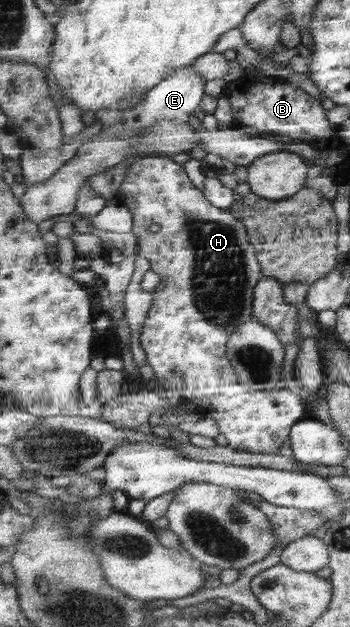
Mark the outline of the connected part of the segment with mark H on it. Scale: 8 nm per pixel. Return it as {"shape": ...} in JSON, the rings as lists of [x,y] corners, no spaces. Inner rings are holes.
{"shape":[[[142,158],[138,162],[129,165],[127,169],[127,176],[123,186],[120,190],[120,194],[117,194],[115,203],[126,206],[131,210],[134,215],[134,230],[137,235],[137,254],[145,257],[150,262],[150,268],[159,276],[159,282],[154,288],[155,302],[149,310],[149,316],[145,320],[145,326],[141,330],[141,343],[148,358],[148,363],[151,366],[154,374],[157,376],[158,383],[161,383],[167,391],[173,390],[173,392],[181,395],[184,400],[197,399],[199,408],[197,412],[201,412],[203,415],[212,416],[218,424],[221,426],[221,432],[225,436],[228,445],[241,451],[249,451],[252,453],[263,454],[279,454],[279,449],[285,444],[285,441],[289,439],[293,426],[296,426],[297,422],[301,421],[307,416],[307,406],[304,403],[303,397],[299,396],[299,393],[289,389],[289,386],[284,389],[269,391],[254,391],[249,385],[242,384],[240,382],[240,376],[233,369],[230,361],[227,358],[227,343],[229,343],[229,337],[231,333],[235,332],[241,325],[247,323],[247,321],[254,318],[254,300],[255,291],[260,280],[263,278],[262,264],[257,258],[256,248],[253,246],[250,237],[248,236],[247,228],[245,224],[242,224],[241,219],[237,214],[229,212],[229,210],[221,209],[212,202],[207,200],[204,190],[198,190],[195,188],[195,184],[191,182],[191,178],[187,176],[185,168],[181,164],[177,164],[175,160],[169,160],[169,158]],[[151,224],[157,224],[161,229],[156,233],[150,233],[147,231]]]}

